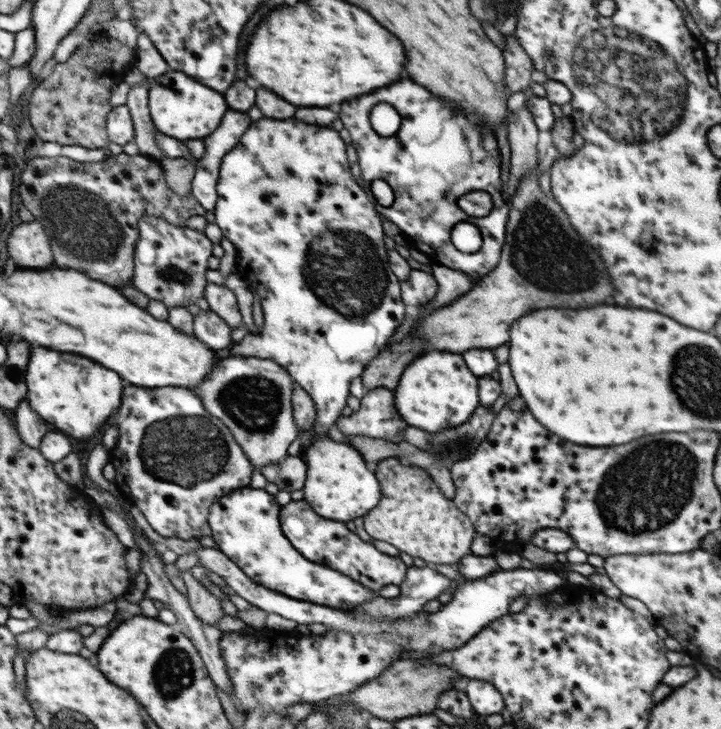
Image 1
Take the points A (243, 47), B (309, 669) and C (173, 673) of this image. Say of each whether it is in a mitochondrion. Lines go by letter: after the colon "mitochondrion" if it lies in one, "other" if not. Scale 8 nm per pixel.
A: other
B: other
C: mitochondrion

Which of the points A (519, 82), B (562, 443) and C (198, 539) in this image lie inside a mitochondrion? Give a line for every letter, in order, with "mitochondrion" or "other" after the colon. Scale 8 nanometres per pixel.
A: other
B: other
C: other

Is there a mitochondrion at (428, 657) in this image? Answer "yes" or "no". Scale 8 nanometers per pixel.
no

